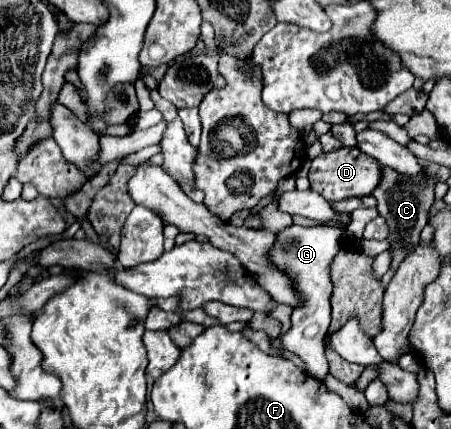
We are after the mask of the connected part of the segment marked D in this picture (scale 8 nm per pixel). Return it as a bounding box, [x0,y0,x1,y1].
[308,147,380,201]

